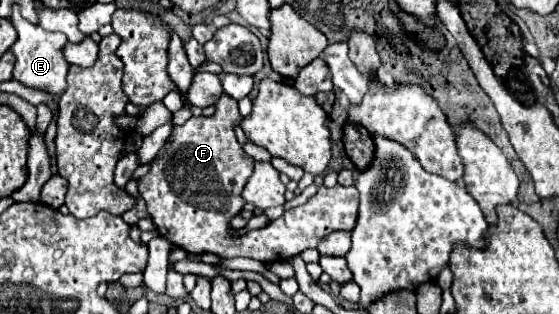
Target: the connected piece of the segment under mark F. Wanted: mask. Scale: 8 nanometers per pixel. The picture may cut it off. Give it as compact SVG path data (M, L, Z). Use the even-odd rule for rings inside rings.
M222 96L216 102L216 114L214 116L202 116L194 114L186 124L174 126L170 138L166 140L164 148L158 152L158 156L152 160L150 170L146 176L138 180L138 192L148 204L148 214L156 224L156 230L162 238L172 242L174 246L190 252L190 254L204 254L212 252L220 258L252 258L252 260L264 260L264 262L276 262L276 260L290 260L296 254L302 254L308 248L316 248L318 242L336 230L352 230L358 216L358 192L354 186L340 186L334 188L318 188L318 194L312 196L304 206L290 208L280 216L278 220L268 222L262 230L250 230L242 236L234 236L234 228L230 226L230 218L238 216L244 208L242 188L248 182L254 162L250 156L244 154L242 144L236 140L234 128L240 124L242 116L238 110L238 102L230 96Z

